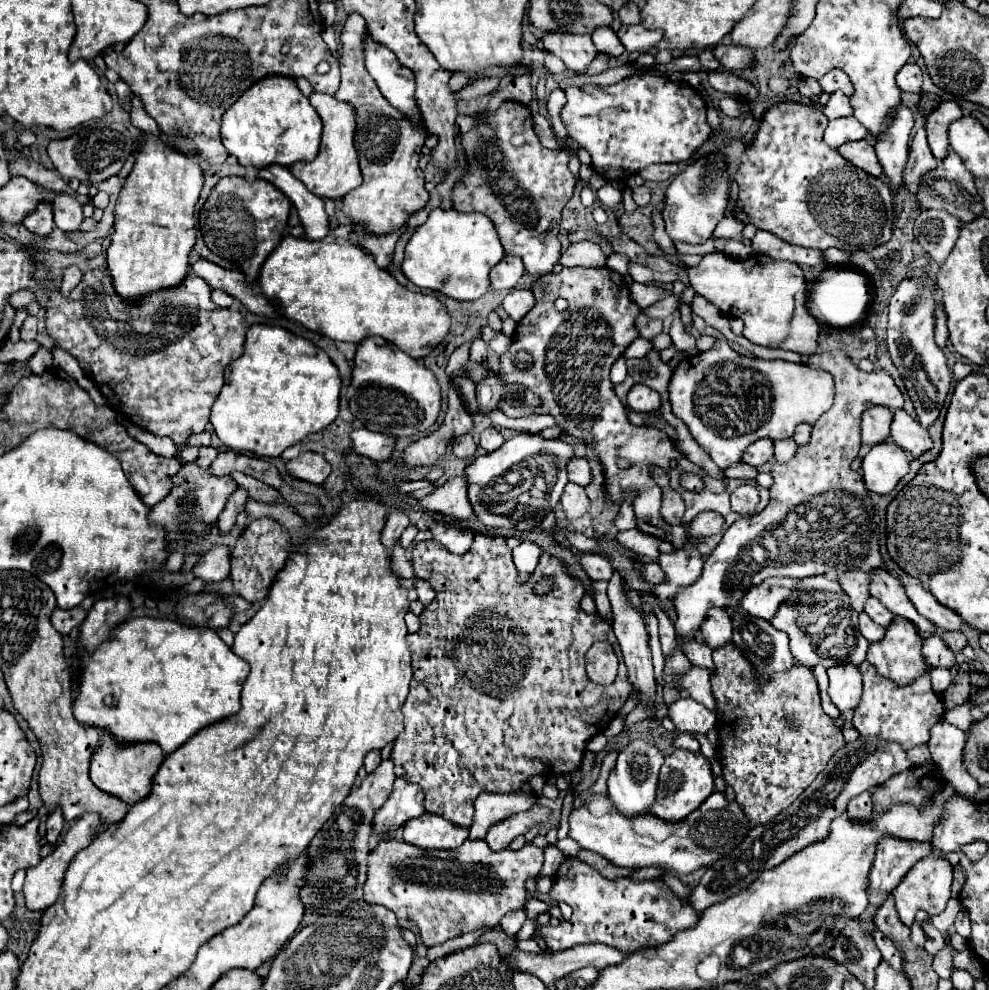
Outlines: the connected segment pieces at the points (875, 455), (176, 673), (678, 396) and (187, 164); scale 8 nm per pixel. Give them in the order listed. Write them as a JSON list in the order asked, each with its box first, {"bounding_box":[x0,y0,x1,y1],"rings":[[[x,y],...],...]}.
[{"bounding_box":[862,440,908,494],"rings":[[[892,440],[872,446],[862,458],[866,488],[876,494],[892,492],[898,480],[908,472],[908,462],[908,456]]]},{"bounding_box":[74,616,250,754],"rings":[[[148,616],[122,622],[116,628],[116,638],[108,638],[94,652],[82,654],[80,660],[78,694],[74,698],[74,716],[78,722],[106,728],[122,742],[156,742],[164,754],[174,752],[200,728],[236,714],[240,710],[242,684],[250,668],[214,630]]]},{"bounding_box":[668,340,834,470],"rings":[[[716,340],[714,348],[698,356],[688,356],[676,366],[668,392],[672,412],[688,426],[694,440],[710,454],[710,458],[726,470],[734,464],[740,464],[746,448],[758,438],[792,438],[798,424],[814,424],[814,420],[818,420],[832,406],[834,378],[826,370],[812,370],[808,366],[804,368],[804,364],[792,364],[786,360],[746,358],[734,352],[726,340]]]},{"bounding_box":[108,136,202,304],"rings":[[[148,136],[136,154],[136,164],[126,180],[126,186],[116,204],[116,234],[108,248],[108,272],[116,294],[126,304],[136,304],[144,294],[180,286],[190,272],[190,252],[196,238],[196,202],[202,192],[202,170],[196,160],[168,148],[162,140]]]}]

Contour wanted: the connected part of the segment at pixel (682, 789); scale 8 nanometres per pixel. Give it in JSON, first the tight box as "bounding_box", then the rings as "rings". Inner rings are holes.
{"bounding_box":[654,750,714,820],"rings":[[[674,750],[672,754],[664,756],[664,764],[660,768],[660,782],[656,792],[656,804],[654,804],[654,816],[662,816],[662,820],[682,820],[682,816],[688,816],[714,792],[714,774],[710,760],[702,752],[690,752],[690,750]]]}

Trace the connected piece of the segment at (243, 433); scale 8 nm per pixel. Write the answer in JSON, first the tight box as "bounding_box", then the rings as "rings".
{"bounding_box":[210,324,338,458],"rings":[[[254,324],[246,332],[244,354],[224,368],[224,388],[212,406],[210,422],[216,436],[228,448],[274,458],[280,456],[288,446],[302,442],[308,434],[326,428],[338,416],[338,394],[338,368],[322,348],[280,326]]]}

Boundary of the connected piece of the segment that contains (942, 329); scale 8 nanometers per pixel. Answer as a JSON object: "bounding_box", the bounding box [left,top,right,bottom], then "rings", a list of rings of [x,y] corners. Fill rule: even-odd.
{"bounding_box":[936,310,950,348],"rings":[[[940,310],[938,312],[938,326],[936,326],[936,344],[940,348],[946,348],[948,338],[950,338],[950,334],[948,334],[948,328],[946,328],[946,314],[944,314],[944,310]]]}

